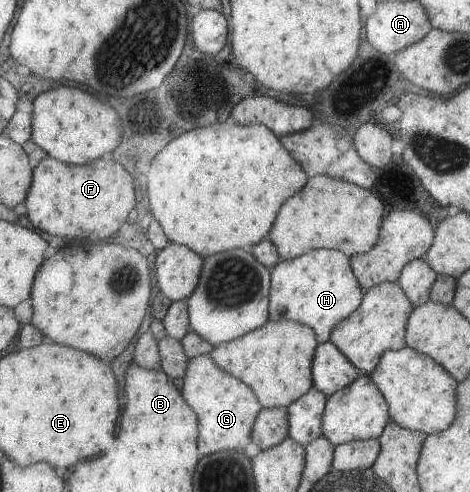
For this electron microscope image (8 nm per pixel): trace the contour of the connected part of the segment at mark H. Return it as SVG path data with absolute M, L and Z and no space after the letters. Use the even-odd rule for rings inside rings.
M326 248L313 249L293 260L282 260L272 269L272 297L270 298L270 320L297 321L309 325L317 335L317 342L323 343L331 340L332 330L337 324L350 317L358 308L364 298L363 287L356 281L352 273L351 259L345 253Z

